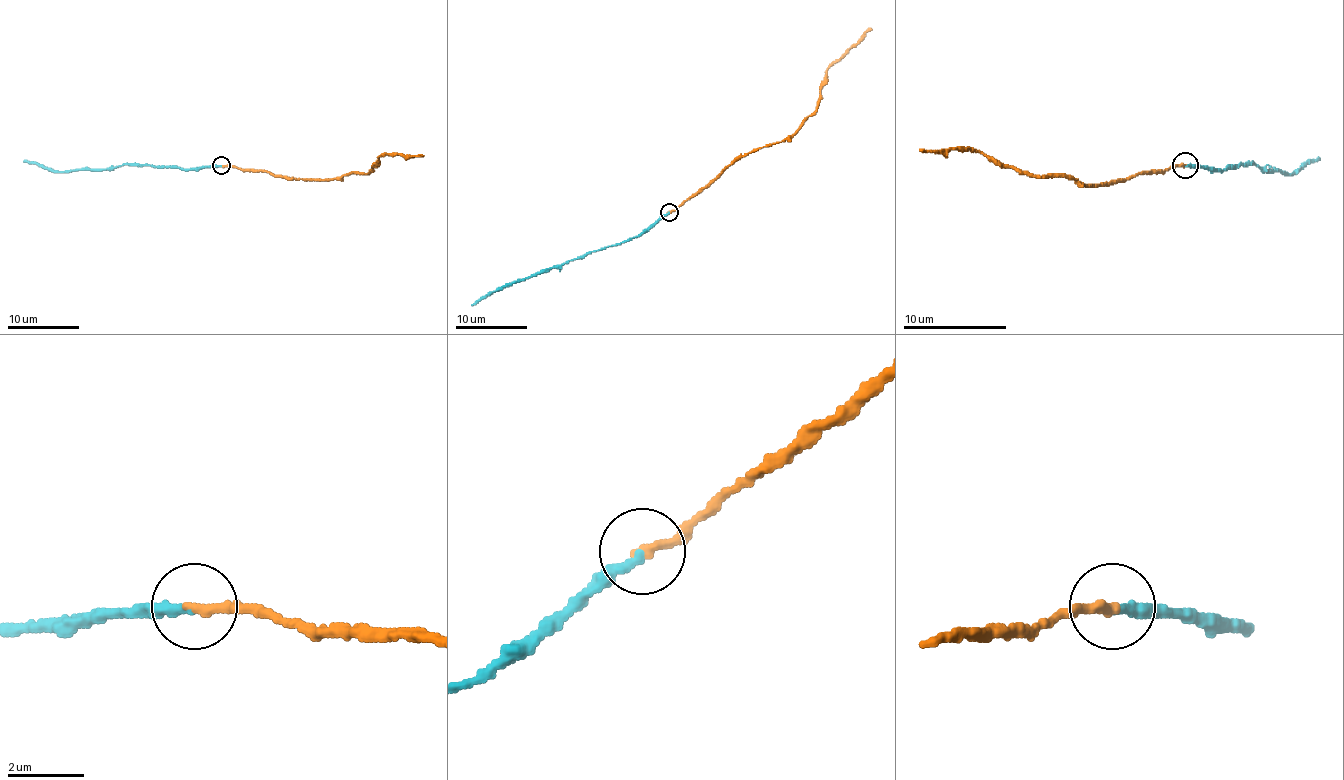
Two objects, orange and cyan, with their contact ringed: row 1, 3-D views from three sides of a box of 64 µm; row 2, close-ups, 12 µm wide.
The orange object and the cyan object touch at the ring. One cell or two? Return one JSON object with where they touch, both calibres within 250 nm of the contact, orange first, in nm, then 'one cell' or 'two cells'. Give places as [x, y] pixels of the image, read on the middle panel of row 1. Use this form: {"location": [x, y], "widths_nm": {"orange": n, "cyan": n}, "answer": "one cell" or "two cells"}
{"location": [669, 212], "widths_nm": {"orange": 300, "cyan": 280}, "answer": "one cell"}

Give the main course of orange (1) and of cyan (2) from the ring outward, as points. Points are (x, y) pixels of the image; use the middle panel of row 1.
1: (668, 211), (697, 195), (744, 156), (787, 140), (815, 109), (828, 70), (871, 28)
2: (668, 211), (632, 238), (505, 283), (471, 305)

